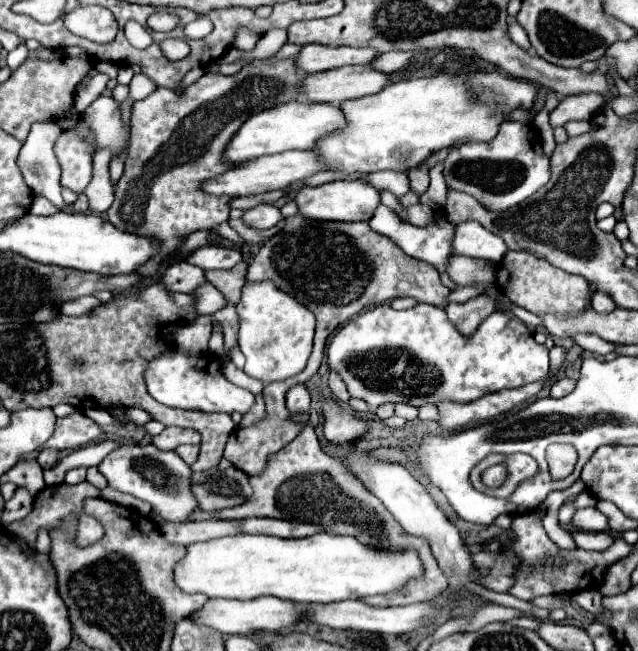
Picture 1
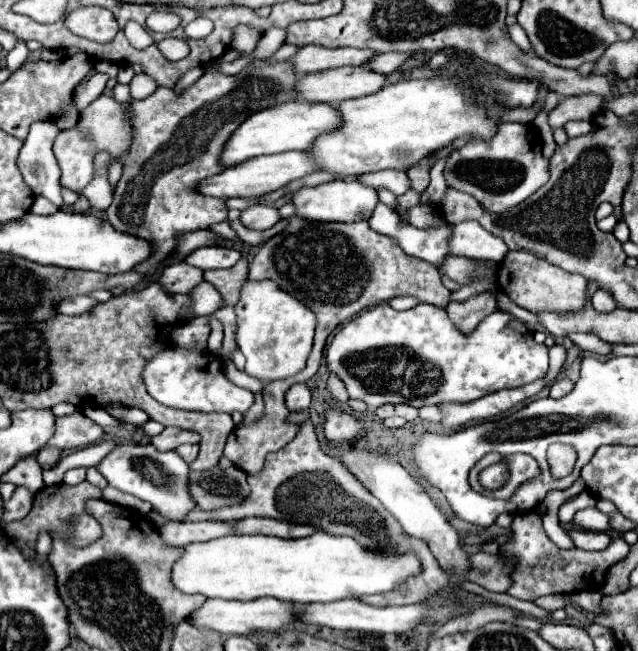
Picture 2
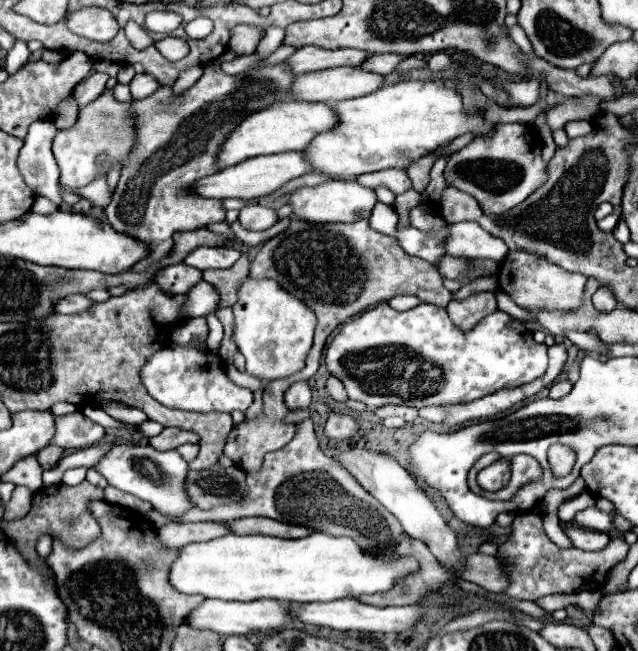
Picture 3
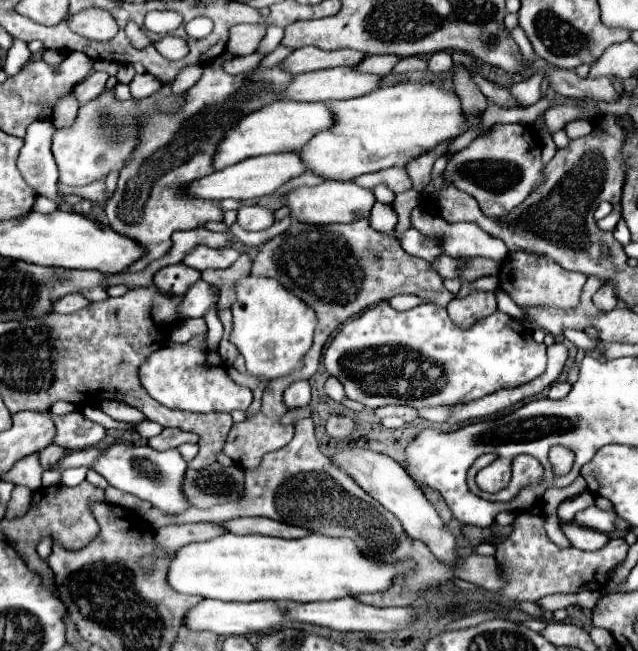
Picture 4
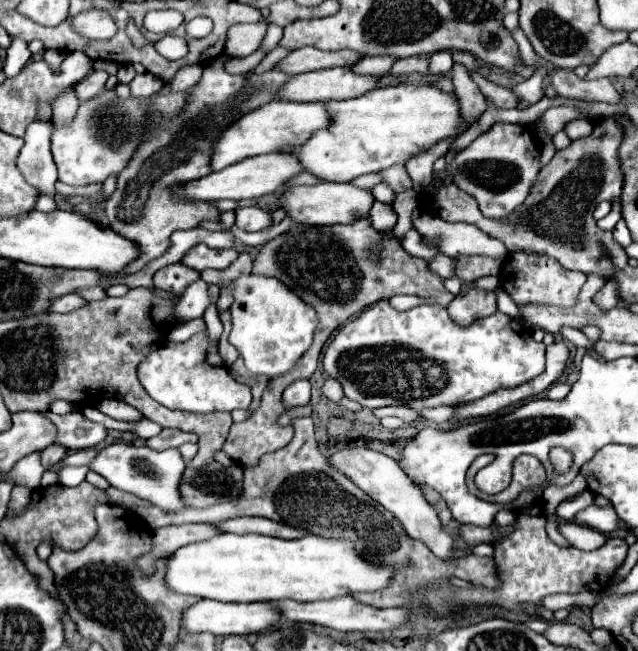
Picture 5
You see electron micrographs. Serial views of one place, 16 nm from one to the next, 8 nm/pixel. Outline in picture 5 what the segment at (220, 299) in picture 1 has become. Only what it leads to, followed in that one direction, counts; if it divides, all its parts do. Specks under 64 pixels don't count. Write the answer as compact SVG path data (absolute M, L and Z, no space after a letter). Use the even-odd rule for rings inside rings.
M204 280L192 282L186 292L180 296L180 302L174 310L176 322L186 322L192 318L200 318L206 308L212 304L212 296L208 292L208 284Z

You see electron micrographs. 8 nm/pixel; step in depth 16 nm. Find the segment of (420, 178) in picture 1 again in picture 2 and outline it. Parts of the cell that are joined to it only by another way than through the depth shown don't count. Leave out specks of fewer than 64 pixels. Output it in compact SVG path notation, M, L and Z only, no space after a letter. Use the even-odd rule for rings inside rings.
M422 160L422 164L414 166L412 170L408 170L408 178L412 182L412 190L416 190L418 194L422 194L428 188L430 176L428 176L428 160Z

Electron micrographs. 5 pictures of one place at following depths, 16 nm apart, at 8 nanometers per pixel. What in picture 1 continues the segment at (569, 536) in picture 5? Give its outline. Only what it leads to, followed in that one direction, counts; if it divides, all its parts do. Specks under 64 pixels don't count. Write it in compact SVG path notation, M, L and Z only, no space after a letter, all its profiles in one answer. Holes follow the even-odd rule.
M574 530L572 536L574 536L574 542L584 550L606 550L616 540L608 532L580 532L580 530Z

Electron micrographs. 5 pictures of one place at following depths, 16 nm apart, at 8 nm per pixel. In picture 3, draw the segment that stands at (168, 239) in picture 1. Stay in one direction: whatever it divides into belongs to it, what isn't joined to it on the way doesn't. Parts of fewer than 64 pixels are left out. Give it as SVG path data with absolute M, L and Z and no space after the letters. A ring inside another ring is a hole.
M216 60L204 66L202 78L180 96L174 96L168 86L162 86L152 96L134 102L136 146L132 146L128 160L124 160L122 176L106 208L106 218L118 232L146 242L152 250L146 260L132 268L134 272L146 272L154 262L162 260L174 248L172 236L176 232L190 232L226 220L222 200L194 194L194 182L220 172L220 168L216 168L216 156L228 132L232 132L244 116L274 102L290 100L294 80L296 74L286 62L274 66L256 62L248 72L228 76L220 70L220 60Z

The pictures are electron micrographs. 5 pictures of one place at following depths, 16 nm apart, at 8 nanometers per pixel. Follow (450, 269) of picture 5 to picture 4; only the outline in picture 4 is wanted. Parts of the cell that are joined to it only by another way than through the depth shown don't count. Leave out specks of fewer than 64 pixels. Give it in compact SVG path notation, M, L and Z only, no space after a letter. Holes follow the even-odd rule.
M440 256L440 260L436 260L436 264L432 264L434 266L434 270L442 276L442 278L460 278L460 264L464 264L460 258L452 258L452 256Z

